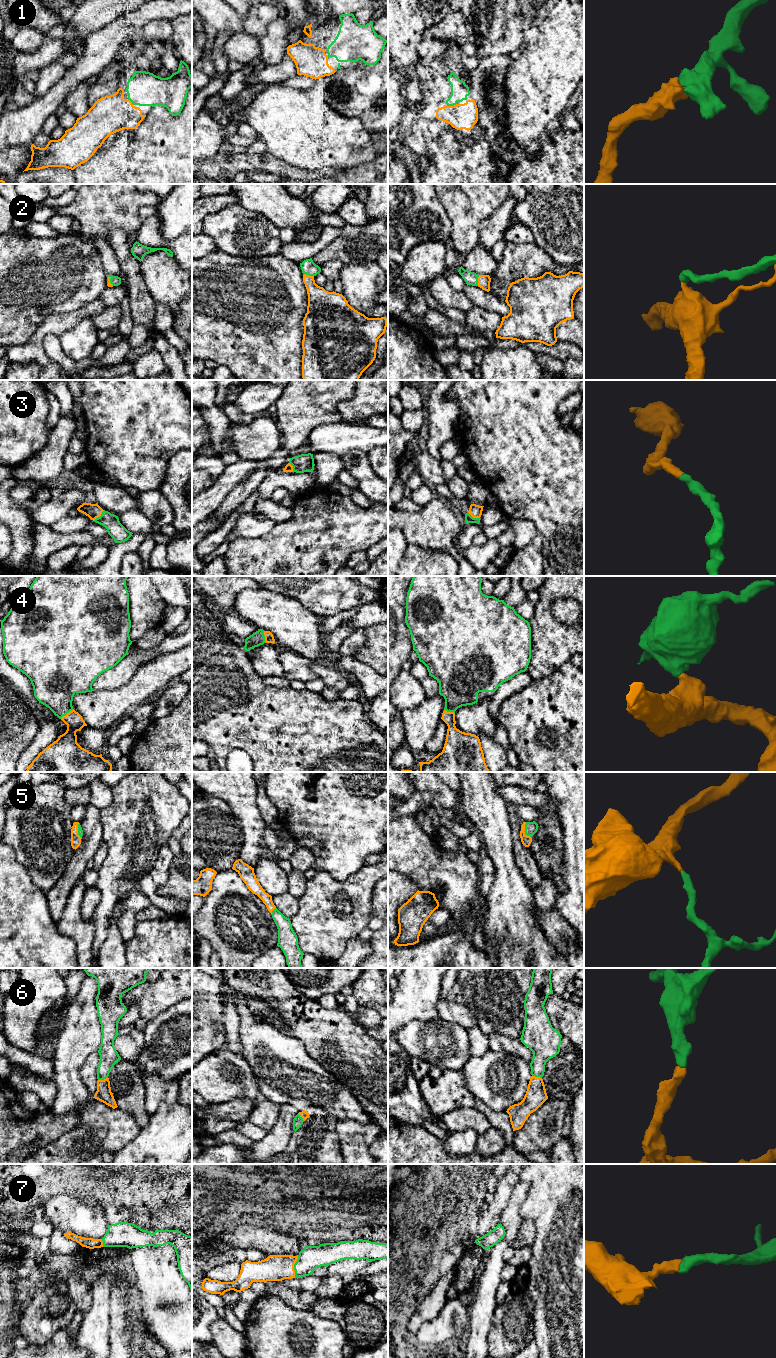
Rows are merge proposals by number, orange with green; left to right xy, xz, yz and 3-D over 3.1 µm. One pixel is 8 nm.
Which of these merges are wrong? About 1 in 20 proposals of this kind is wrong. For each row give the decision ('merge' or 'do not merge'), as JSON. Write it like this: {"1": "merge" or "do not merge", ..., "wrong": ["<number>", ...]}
{"1": "merge", "2": "merge", "3": "merge", "4": "merge", "5": "merge", "6": "merge", "7": "merge", "wrong": []}

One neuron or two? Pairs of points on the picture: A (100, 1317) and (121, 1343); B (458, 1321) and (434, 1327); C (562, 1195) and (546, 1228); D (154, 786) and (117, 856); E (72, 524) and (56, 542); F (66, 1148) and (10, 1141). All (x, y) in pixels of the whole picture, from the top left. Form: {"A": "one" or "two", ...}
{"A": "two", "B": "one", "C": "one", "D": "one", "E": "two", "F": "two"}

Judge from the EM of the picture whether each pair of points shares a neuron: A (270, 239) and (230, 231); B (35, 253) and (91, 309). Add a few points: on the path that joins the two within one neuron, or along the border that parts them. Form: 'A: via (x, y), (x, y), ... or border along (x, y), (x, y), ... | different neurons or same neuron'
A: via (260, 237), (240, 232) | same neuron
B: border along (99, 297), (72, 311), (63, 312) | different neurons

